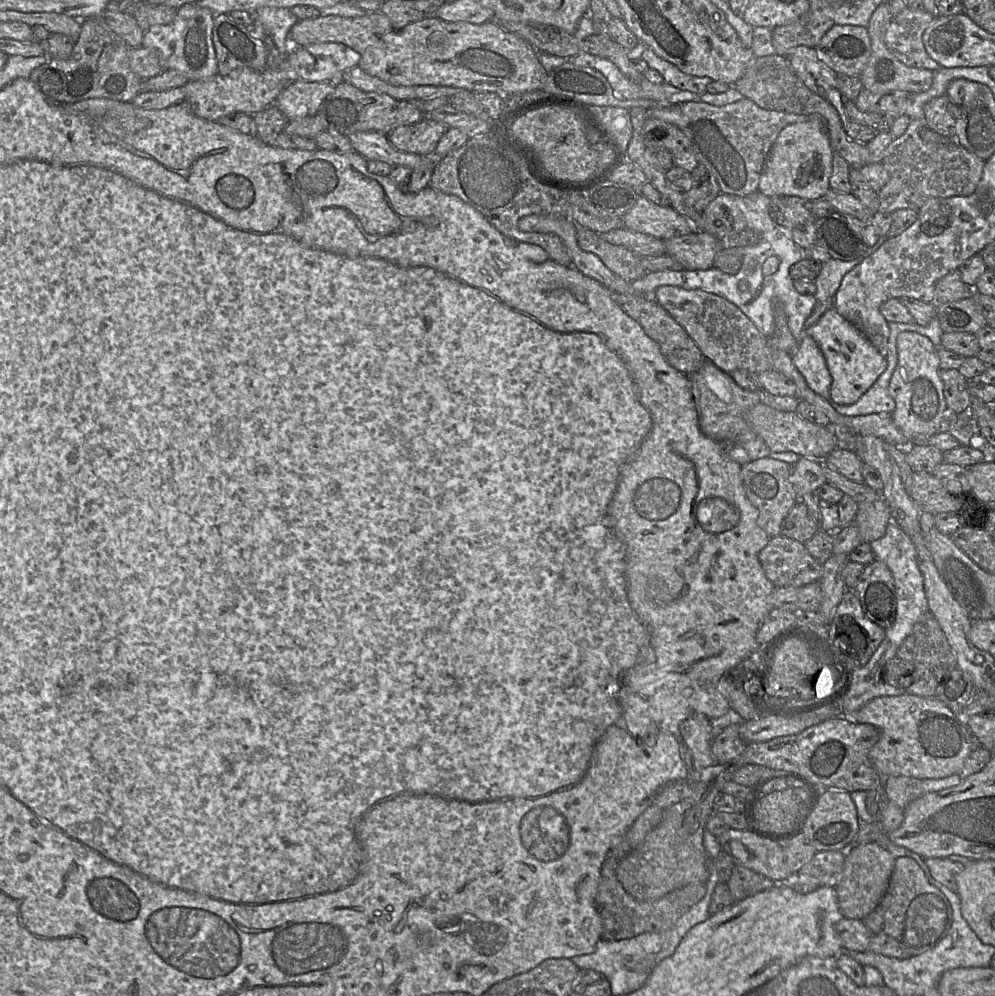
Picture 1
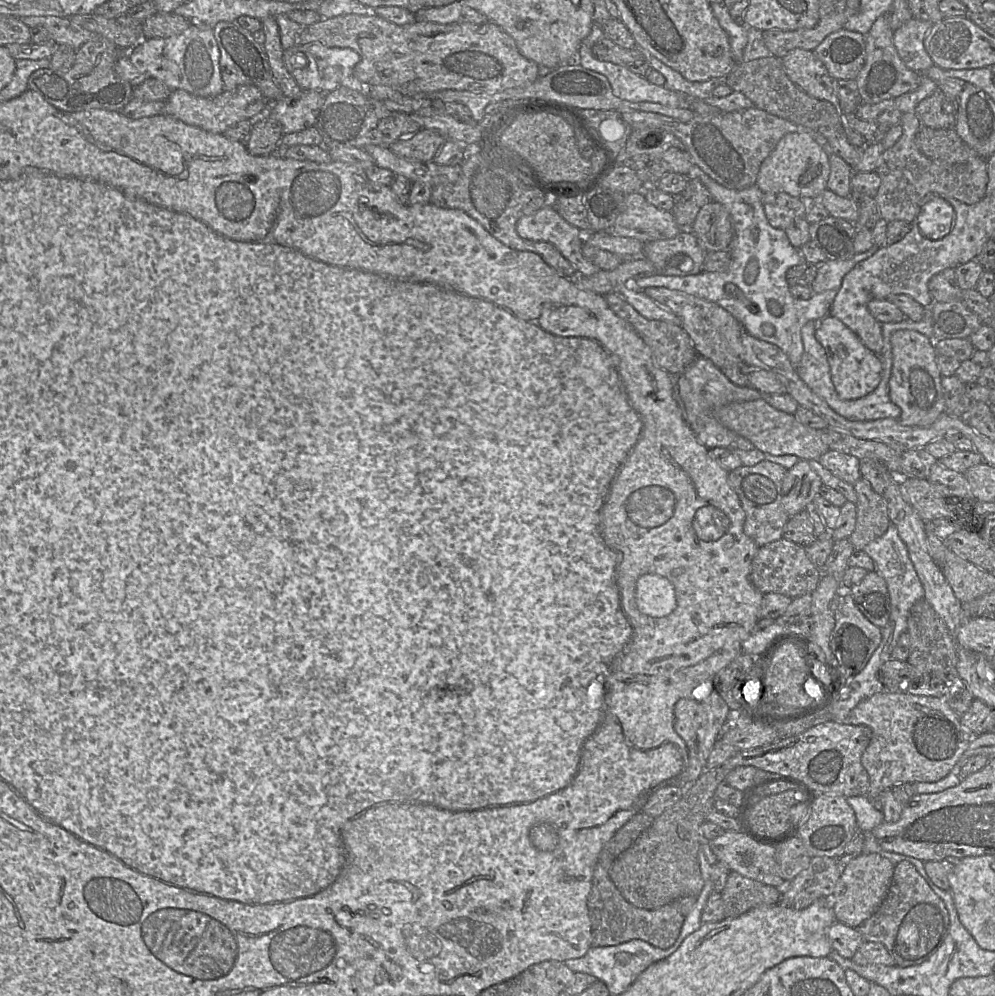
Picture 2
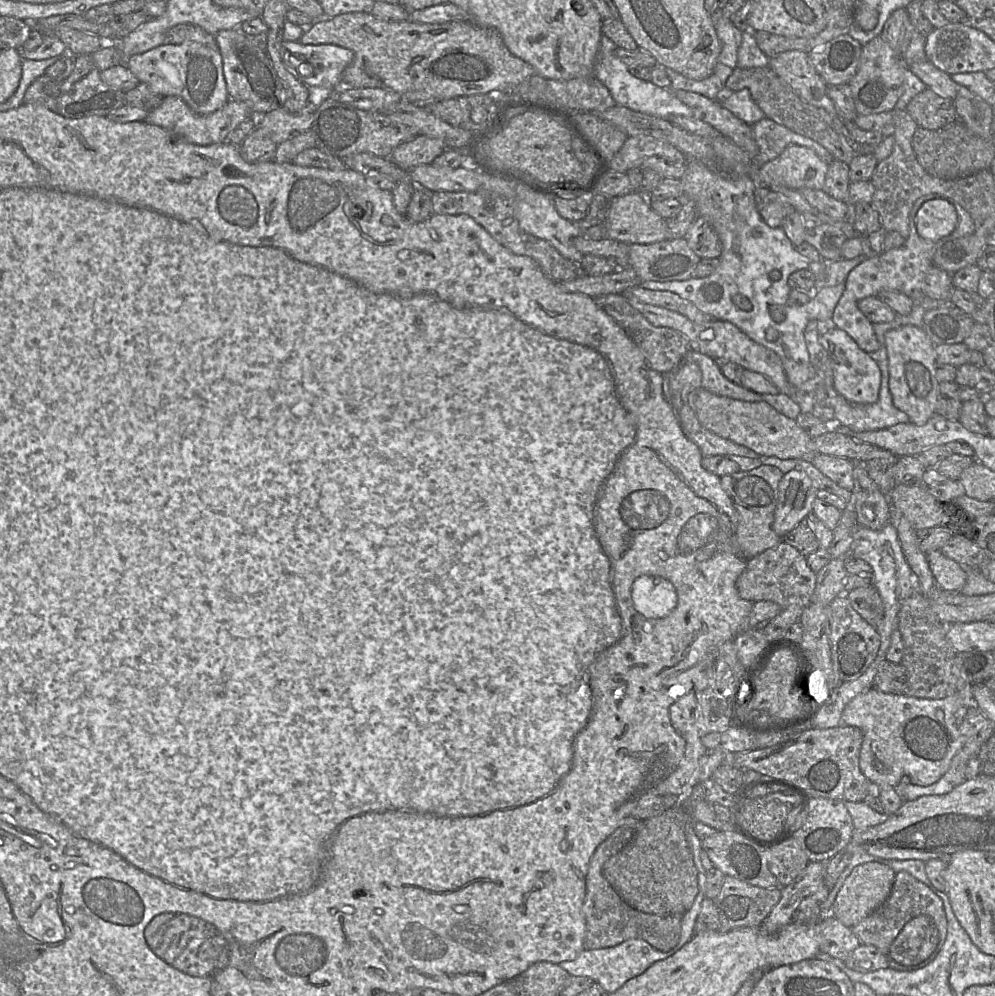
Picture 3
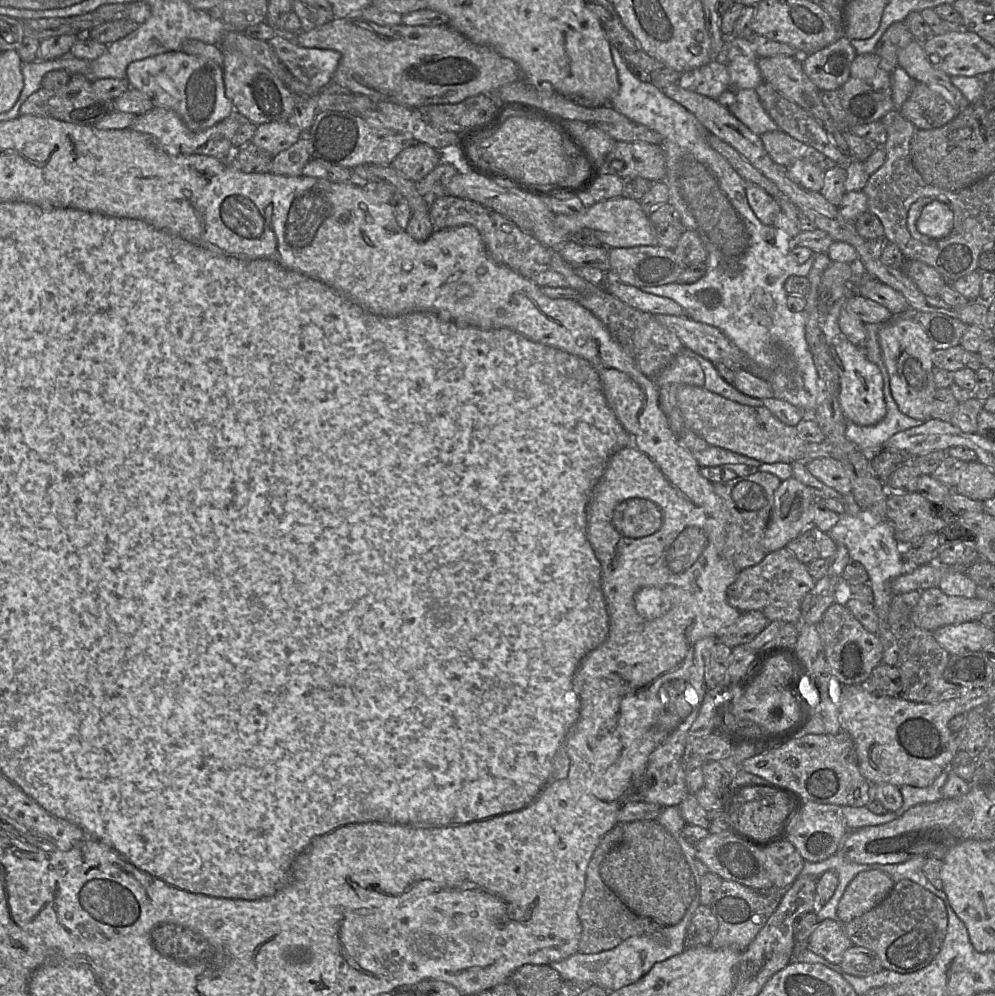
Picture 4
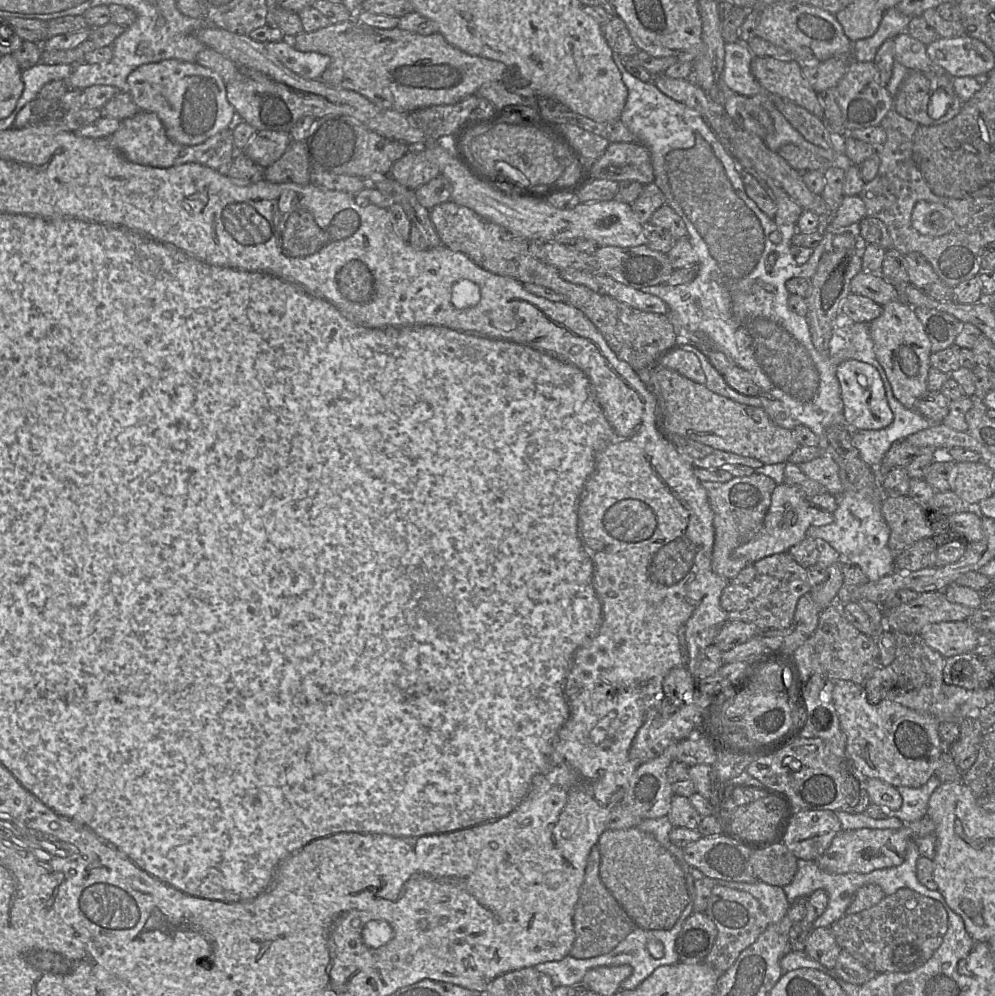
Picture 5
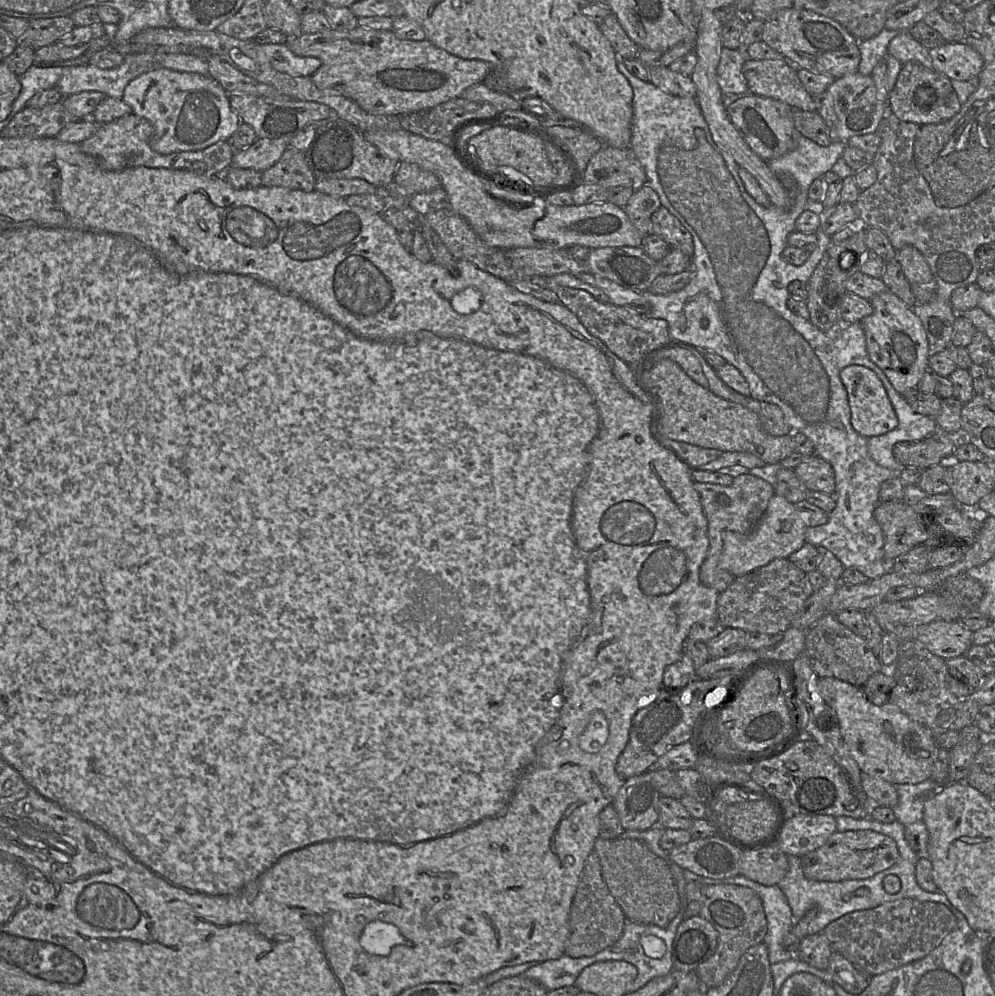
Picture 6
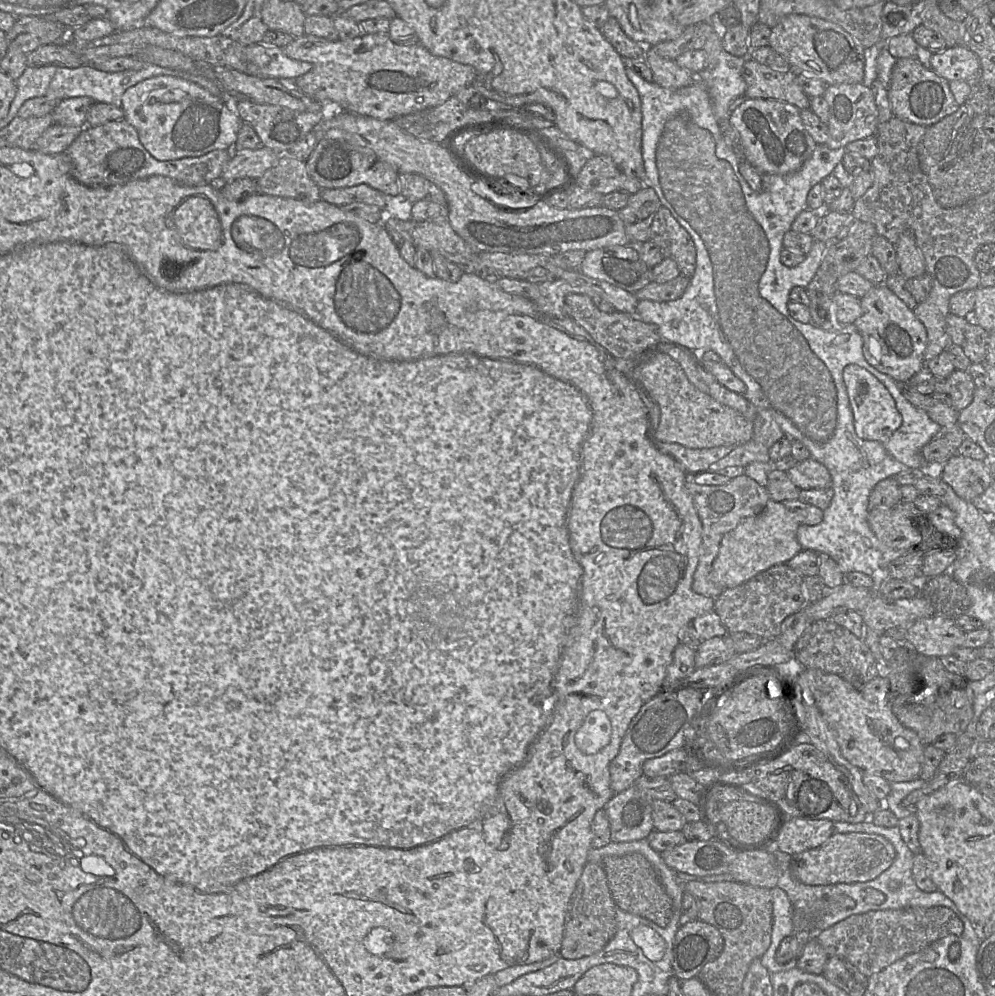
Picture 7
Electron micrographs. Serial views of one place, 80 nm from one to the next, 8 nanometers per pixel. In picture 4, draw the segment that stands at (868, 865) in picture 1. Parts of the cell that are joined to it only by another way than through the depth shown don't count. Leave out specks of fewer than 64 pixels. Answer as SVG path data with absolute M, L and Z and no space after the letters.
M880 870L858 873L847 886L837 908L837 920L846 924L870 911L893 889L891 877Z

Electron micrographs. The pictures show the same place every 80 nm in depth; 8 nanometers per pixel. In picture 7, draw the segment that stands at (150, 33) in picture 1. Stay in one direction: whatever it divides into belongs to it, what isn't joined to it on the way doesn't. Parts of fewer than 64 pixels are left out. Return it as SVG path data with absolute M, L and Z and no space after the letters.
M170 75L151 77L128 88L122 95L122 108L124 119L137 130L142 145L159 161L199 157L213 150L233 148L243 123L224 99L212 95L196 83Z

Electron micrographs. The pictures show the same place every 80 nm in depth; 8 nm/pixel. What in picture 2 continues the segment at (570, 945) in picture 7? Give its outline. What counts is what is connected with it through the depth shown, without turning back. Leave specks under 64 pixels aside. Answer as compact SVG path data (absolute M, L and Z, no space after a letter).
M640 811L614 834L599 855L588 898L593 947L614 946L633 939L641 939L658 948L667 949L676 942L687 915L697 901L698 897L688 896L657 909L643 909L629 903L612 881L609 871L614 860L631 847L653 820L654 818Z

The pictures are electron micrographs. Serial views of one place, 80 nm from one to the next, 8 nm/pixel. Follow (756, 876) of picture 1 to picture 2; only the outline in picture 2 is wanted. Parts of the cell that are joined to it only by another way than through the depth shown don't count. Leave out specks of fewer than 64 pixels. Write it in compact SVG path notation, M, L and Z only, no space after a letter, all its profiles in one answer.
M731 871L721 896L726 919L738 917L757 907L778 904L782 897L782 889Z

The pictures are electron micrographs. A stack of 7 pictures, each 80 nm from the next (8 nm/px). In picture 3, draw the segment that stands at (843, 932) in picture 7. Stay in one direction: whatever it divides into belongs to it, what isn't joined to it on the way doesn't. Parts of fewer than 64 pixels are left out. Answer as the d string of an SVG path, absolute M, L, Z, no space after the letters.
M901 871L895 875L887 900L850 928L860 944L873 945L883 953L889 968L912 971L926 966L936 957L946 940L947 924L943 901L927 885Z

